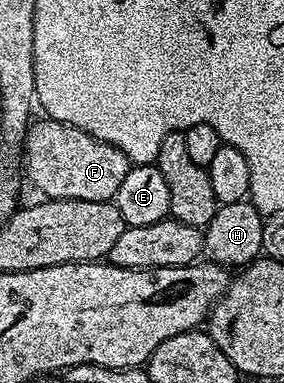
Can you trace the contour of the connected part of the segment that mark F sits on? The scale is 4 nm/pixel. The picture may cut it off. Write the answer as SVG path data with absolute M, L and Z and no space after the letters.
M42 119L28 124L21 157L26 179L31 179L32 186L40 192L38 195L48 200L114 201L121 182L125 182L125 174L133 166L131 159L120 148L93 138L77 126Z

